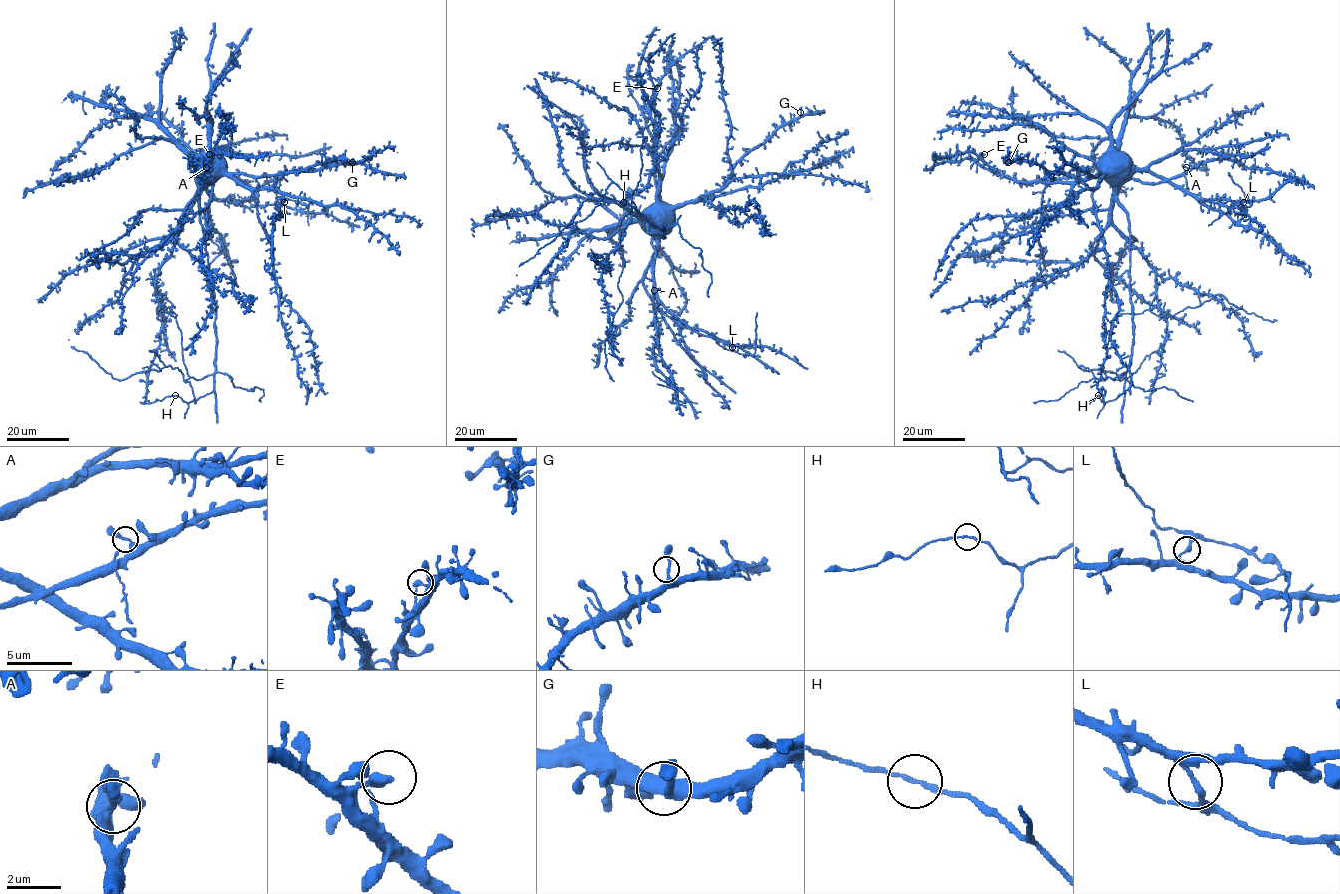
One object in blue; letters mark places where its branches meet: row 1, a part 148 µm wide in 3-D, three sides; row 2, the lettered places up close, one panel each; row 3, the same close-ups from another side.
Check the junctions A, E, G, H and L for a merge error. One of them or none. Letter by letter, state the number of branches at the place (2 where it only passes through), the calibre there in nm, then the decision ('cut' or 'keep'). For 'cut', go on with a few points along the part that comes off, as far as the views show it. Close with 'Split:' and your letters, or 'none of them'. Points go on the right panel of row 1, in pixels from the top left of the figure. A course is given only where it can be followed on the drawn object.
A: 2 | 260 nm | keep
E: 2 | 300 nm | keep
G: 2 | 220 nm | keep
H: 2 | 160 nm | keep
L: 2 | 200 nm | cut | (1244, 201), (1250, 201), (1250, 205), (1231, 208), (1208, 225)
Split: L

